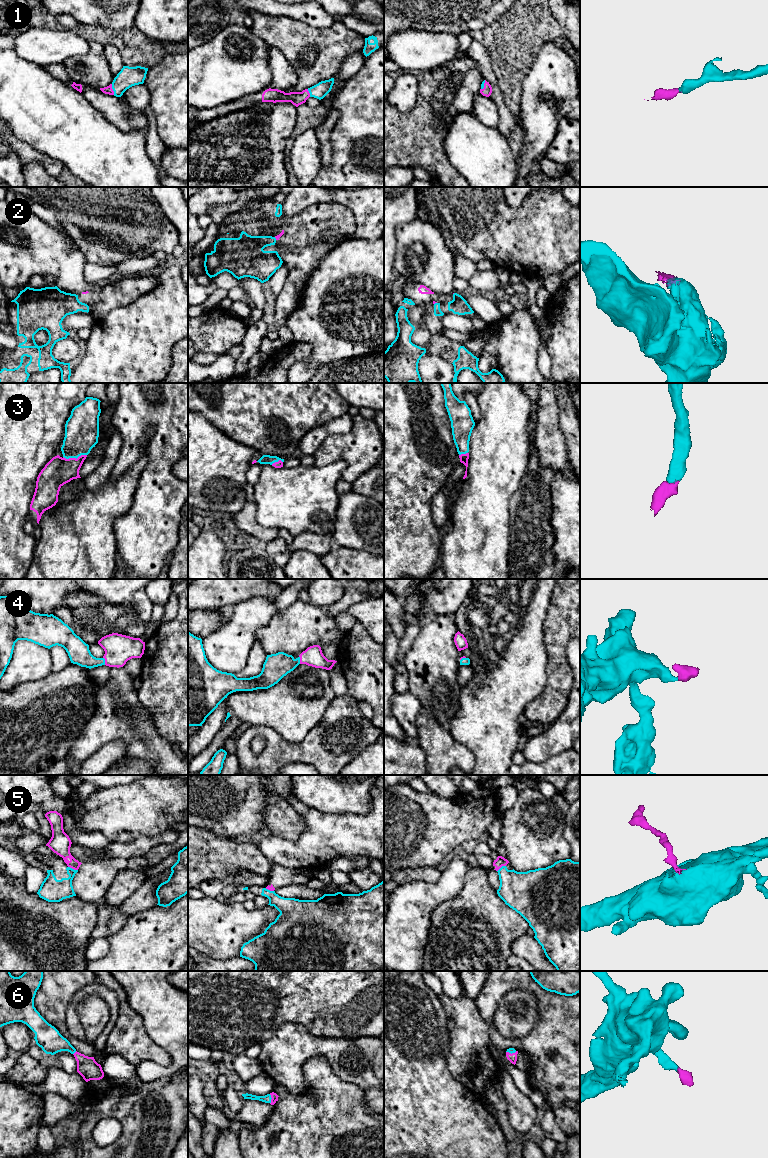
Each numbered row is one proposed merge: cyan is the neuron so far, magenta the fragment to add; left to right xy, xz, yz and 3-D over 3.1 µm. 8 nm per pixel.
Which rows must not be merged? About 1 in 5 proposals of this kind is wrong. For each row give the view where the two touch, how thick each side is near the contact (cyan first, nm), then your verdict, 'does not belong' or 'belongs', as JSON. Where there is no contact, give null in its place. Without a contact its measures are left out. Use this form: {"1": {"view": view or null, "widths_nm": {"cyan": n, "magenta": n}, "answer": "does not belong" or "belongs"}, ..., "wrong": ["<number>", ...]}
{"1": {"view": "xy", "widths_nm": {"cyan": 160, "magenta": 60}, "answer": "belongs"}, "2": {"view": "xz", "widths_nm": {"cyan": 260, "magenta": 40}, "answer": "does not belong"}, "3": {"view": "xy", "widths_nm": {"cyan": 280, "magenta": 220}, "answer": "belongs"}, "4": {"view": "xy", "widths_nm": {"cyan": 180, "magenta": 220}, "answer": "belongs"}, "5": {"view": "xy", "widths_nm": {"cyan": 190, "magenta": 170}, "answer": "does not belong"}, "6": {"view": "xz", "widths_nm": {"cyan": 70, "magenta": 60}, "answer": "belongs"}, "wrong": ["2", "5"]}

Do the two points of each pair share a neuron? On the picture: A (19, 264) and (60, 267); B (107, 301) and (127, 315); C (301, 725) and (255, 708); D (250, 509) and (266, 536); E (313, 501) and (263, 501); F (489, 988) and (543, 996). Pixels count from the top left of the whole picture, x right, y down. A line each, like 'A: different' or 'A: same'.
A: same
B: different
C: same
D: same
E: same
F: same

